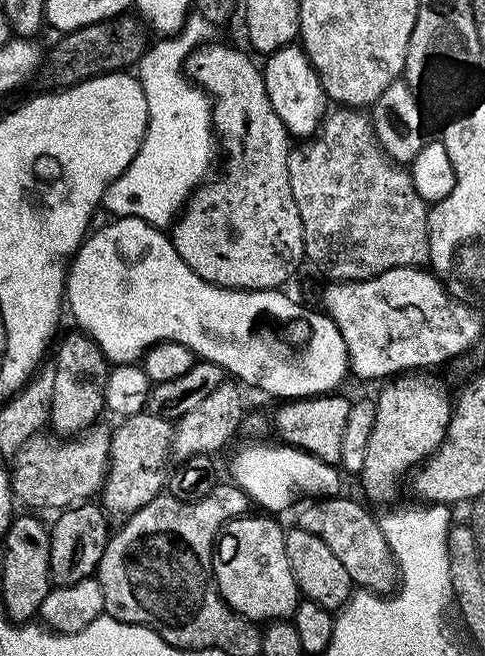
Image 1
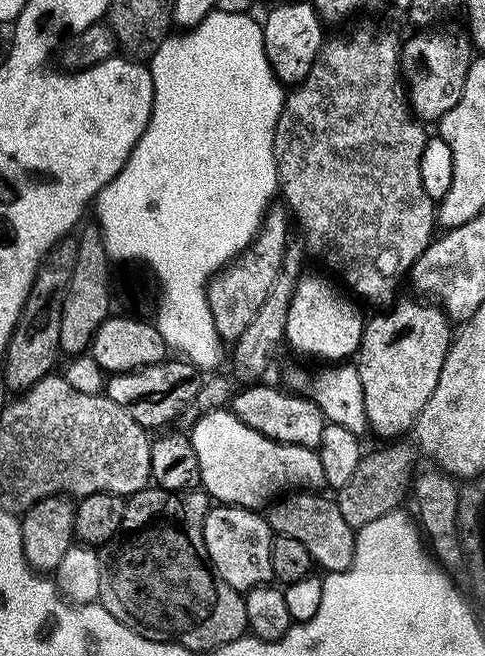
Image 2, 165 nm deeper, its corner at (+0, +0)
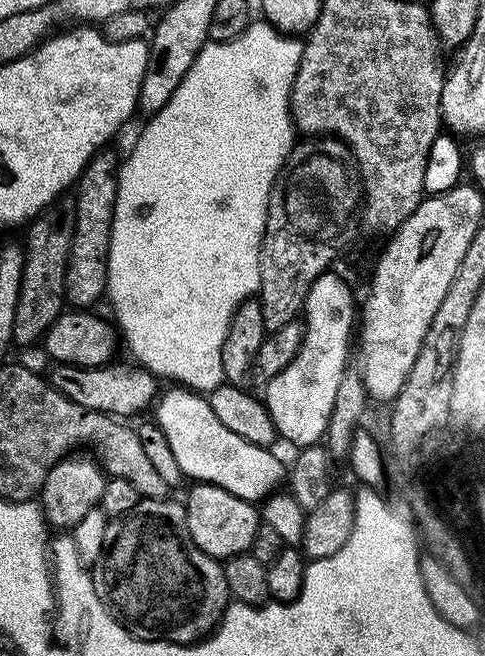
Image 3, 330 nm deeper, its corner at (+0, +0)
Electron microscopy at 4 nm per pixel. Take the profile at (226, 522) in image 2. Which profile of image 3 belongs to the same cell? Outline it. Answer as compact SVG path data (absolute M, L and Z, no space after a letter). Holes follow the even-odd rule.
M196 482L191 486L193 488L188 492L188 500L185 499L183 501L190 538L194 538L194 542L203 552L215 556L221 562L227 560L230 556L245 555L251 549L254 542L254 534L260 529L262 523L262 516L258 511L257 505L251 500L243 500L226 490L222 490L217 484Z

